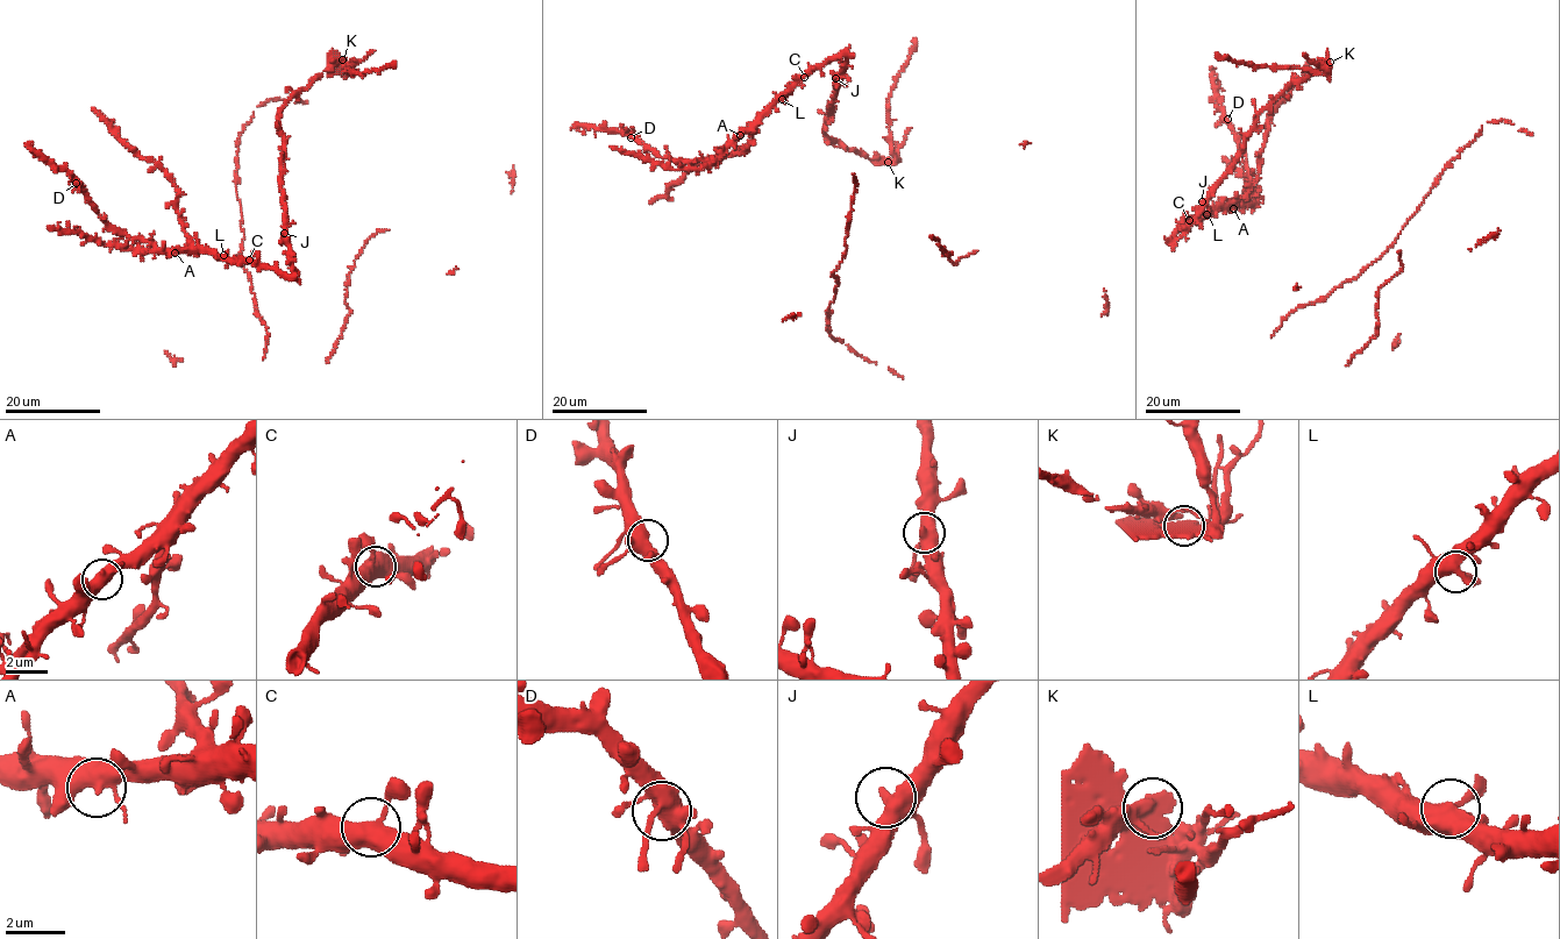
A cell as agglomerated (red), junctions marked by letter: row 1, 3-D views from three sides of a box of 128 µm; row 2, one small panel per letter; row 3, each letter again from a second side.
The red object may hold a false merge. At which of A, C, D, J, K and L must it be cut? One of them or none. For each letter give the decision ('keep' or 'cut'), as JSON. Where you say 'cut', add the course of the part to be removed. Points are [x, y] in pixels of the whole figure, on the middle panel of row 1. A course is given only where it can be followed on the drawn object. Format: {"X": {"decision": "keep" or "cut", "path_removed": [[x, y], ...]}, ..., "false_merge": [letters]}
{"A": {"decision": "keep"}, "C": {"decision": "keep"}, "D": {"decision": "keep"}, "J": {"decision": "keep"}, "K": {"decision": "cut", "path_removed": [[888, 162], [896, 158], [889, 130], [889, 97], [914, 37]]}, "L": {"decision": "keep"}, "false_merge": ["K"]}

